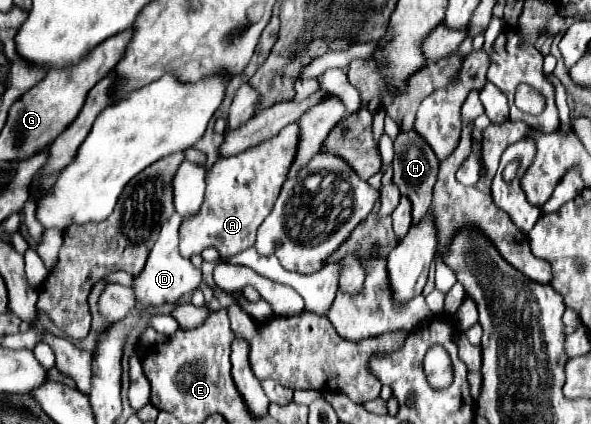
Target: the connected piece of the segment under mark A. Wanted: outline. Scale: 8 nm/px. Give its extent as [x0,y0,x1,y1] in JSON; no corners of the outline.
[179,124,299,258]

